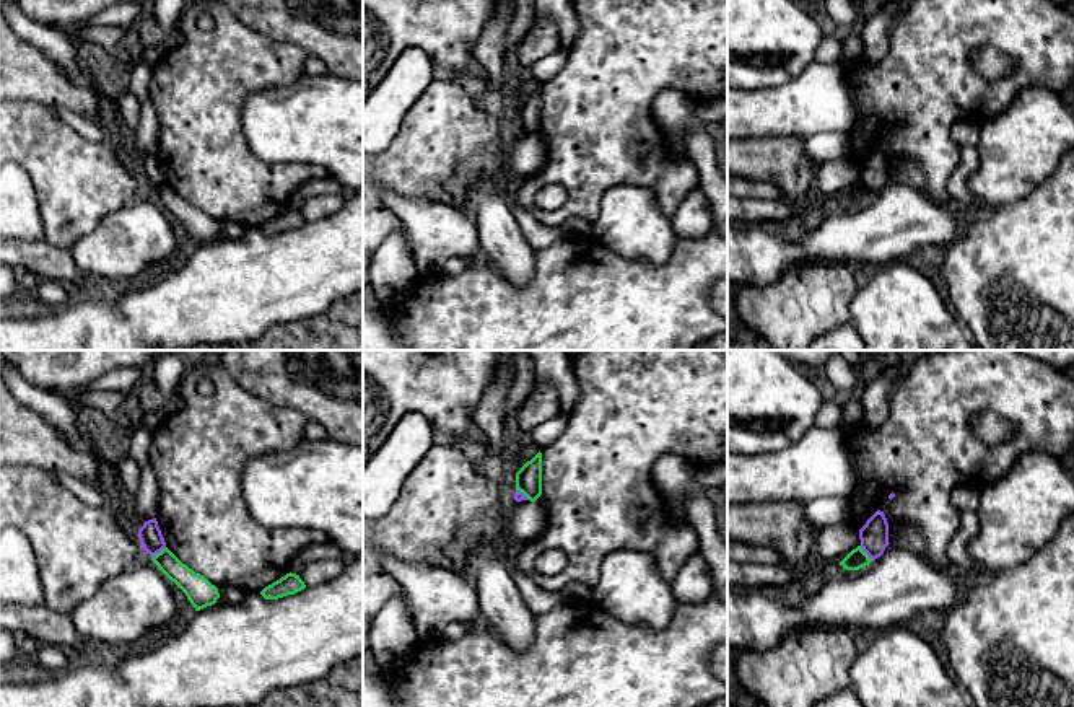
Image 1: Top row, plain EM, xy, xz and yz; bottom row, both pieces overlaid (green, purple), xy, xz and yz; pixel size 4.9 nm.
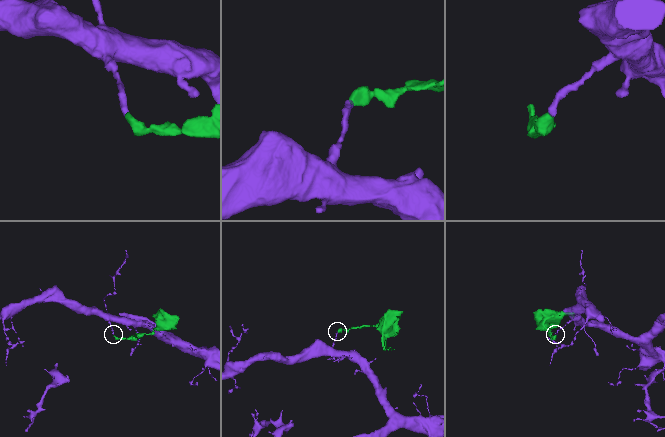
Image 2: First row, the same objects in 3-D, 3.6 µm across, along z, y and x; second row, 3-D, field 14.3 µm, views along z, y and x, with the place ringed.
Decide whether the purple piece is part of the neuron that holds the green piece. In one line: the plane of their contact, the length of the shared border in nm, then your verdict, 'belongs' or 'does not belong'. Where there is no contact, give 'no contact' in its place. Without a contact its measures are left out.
yz | 100 nm | does not belong

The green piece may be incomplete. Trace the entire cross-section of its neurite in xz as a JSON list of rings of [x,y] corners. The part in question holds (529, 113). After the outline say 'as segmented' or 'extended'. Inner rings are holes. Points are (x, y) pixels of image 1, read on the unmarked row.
[[[540,86],[516,108],[516,125],[522,127],[530,137],[535,137],[542,130]]]; as segmented

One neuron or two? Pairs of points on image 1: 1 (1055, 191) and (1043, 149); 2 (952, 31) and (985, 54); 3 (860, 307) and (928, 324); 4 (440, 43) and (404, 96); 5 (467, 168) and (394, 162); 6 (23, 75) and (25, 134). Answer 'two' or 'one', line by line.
1: two
2: two
3: one
4: two
5: one
6: two

